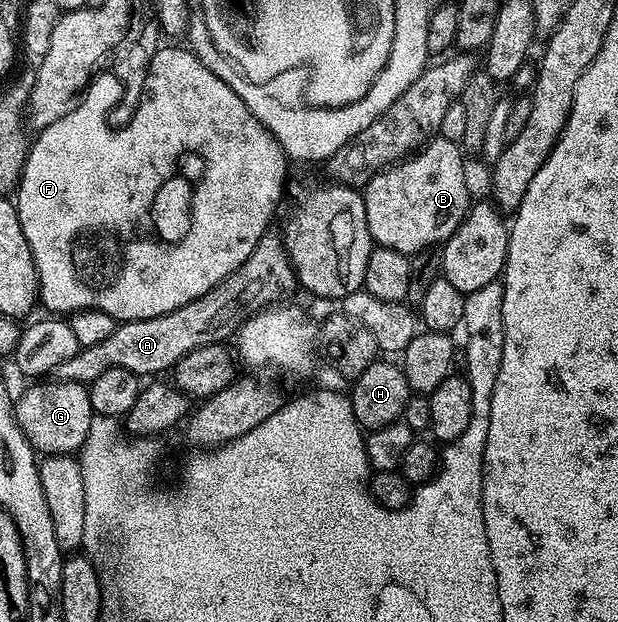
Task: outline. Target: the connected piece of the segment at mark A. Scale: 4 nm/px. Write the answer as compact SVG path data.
M272 236L263 237L254 247L250 259L246 259L246 263L242 263L242 267L238 267L226 279L222 279L222 283L218 283L210 291L206 291L206 295L186 303L186 307L178 307L174 311L170 311L166 315L158 315L154 319L126 321L117 324L114 335L110 335L110 339L98 343L95 347L81 348L78 355L74 355L74 359L66 359L66 363L62 363L62 367L56 369L55 380L57 382L91 383L94 379L98 379L98 375L102 375L104 371L110 371L112 367L122 368L137 375L145 375L144 373L164 375L160 373L166 372L167 369L169 372L190 351L194 351L198 347L227 342L227 337L229 336L229 340L249 315L277 304L281 299L287 298L284 296L292 288L294 290L297 288L296 273L292 269L287 251L284 249L283 240L279 236Z

